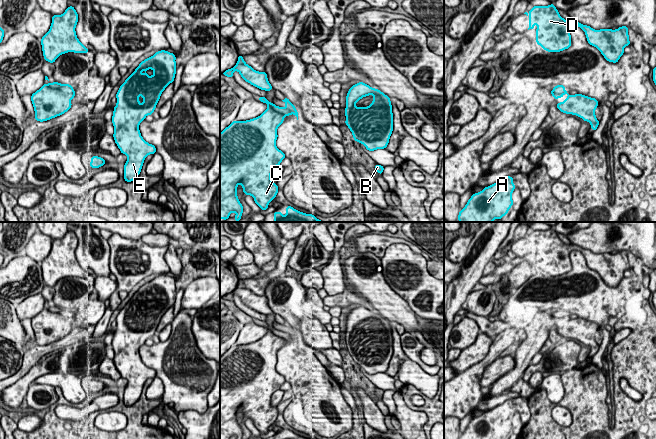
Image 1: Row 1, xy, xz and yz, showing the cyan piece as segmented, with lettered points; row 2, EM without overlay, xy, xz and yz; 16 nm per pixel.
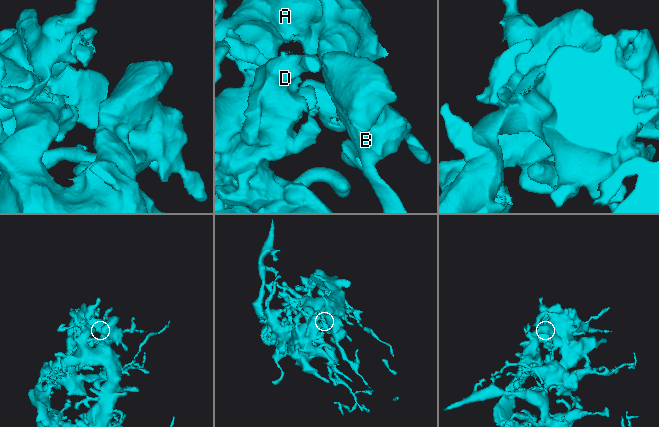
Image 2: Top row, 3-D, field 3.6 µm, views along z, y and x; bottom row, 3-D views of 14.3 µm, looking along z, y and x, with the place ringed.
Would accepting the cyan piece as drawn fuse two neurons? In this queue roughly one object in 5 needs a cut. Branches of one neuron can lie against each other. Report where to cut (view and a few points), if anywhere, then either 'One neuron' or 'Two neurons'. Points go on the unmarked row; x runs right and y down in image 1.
No split. One neuron

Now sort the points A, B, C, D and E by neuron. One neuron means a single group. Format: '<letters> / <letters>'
A B C D E

